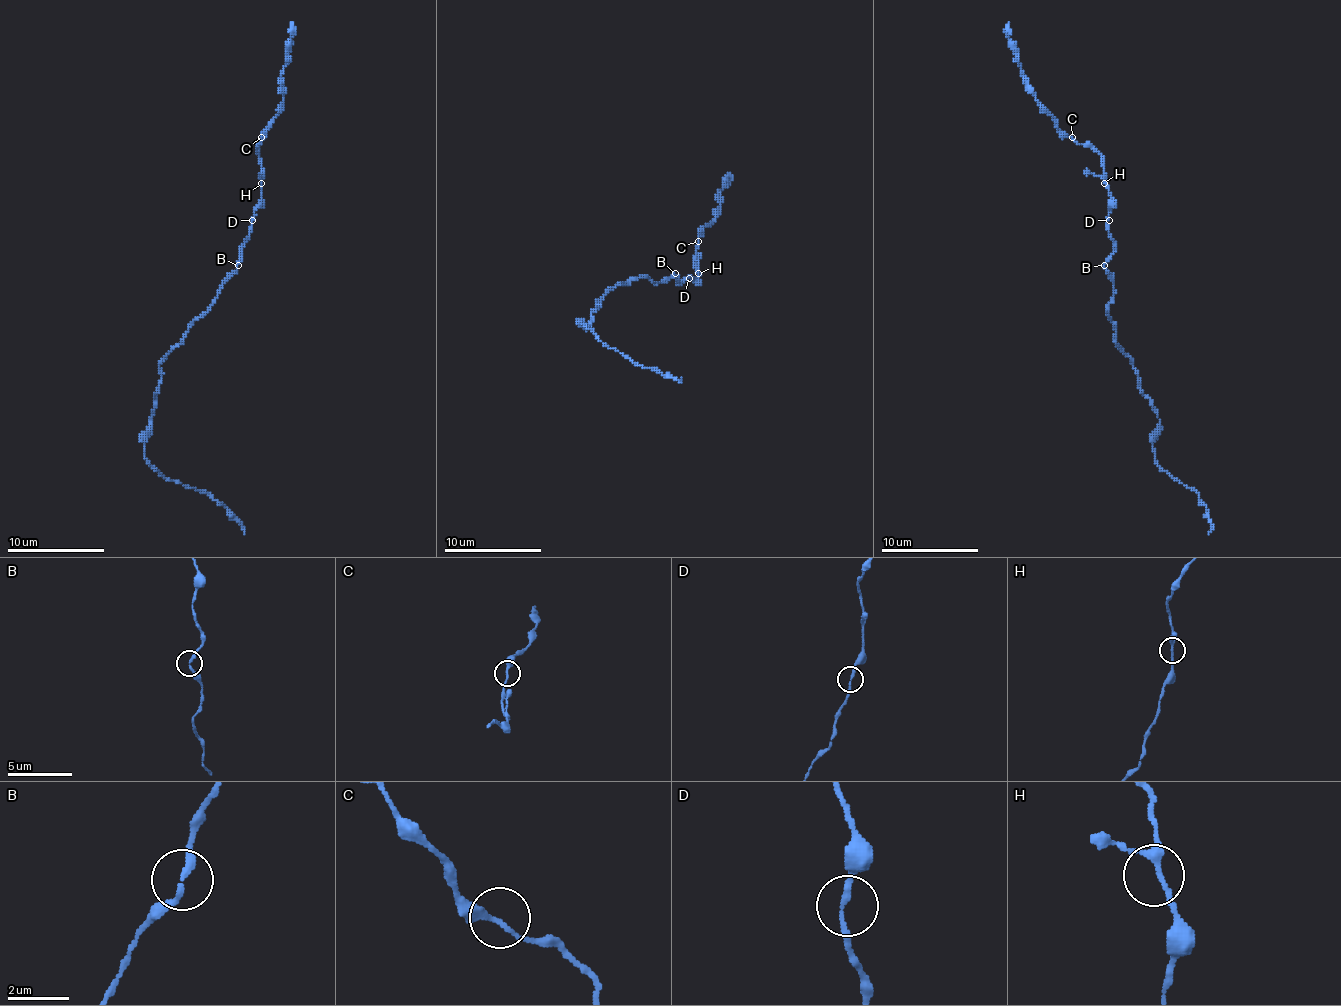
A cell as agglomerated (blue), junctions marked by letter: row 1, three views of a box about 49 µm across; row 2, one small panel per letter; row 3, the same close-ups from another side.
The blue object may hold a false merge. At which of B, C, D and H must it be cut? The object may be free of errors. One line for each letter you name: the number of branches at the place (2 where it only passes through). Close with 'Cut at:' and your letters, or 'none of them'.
Cut at: none of them

